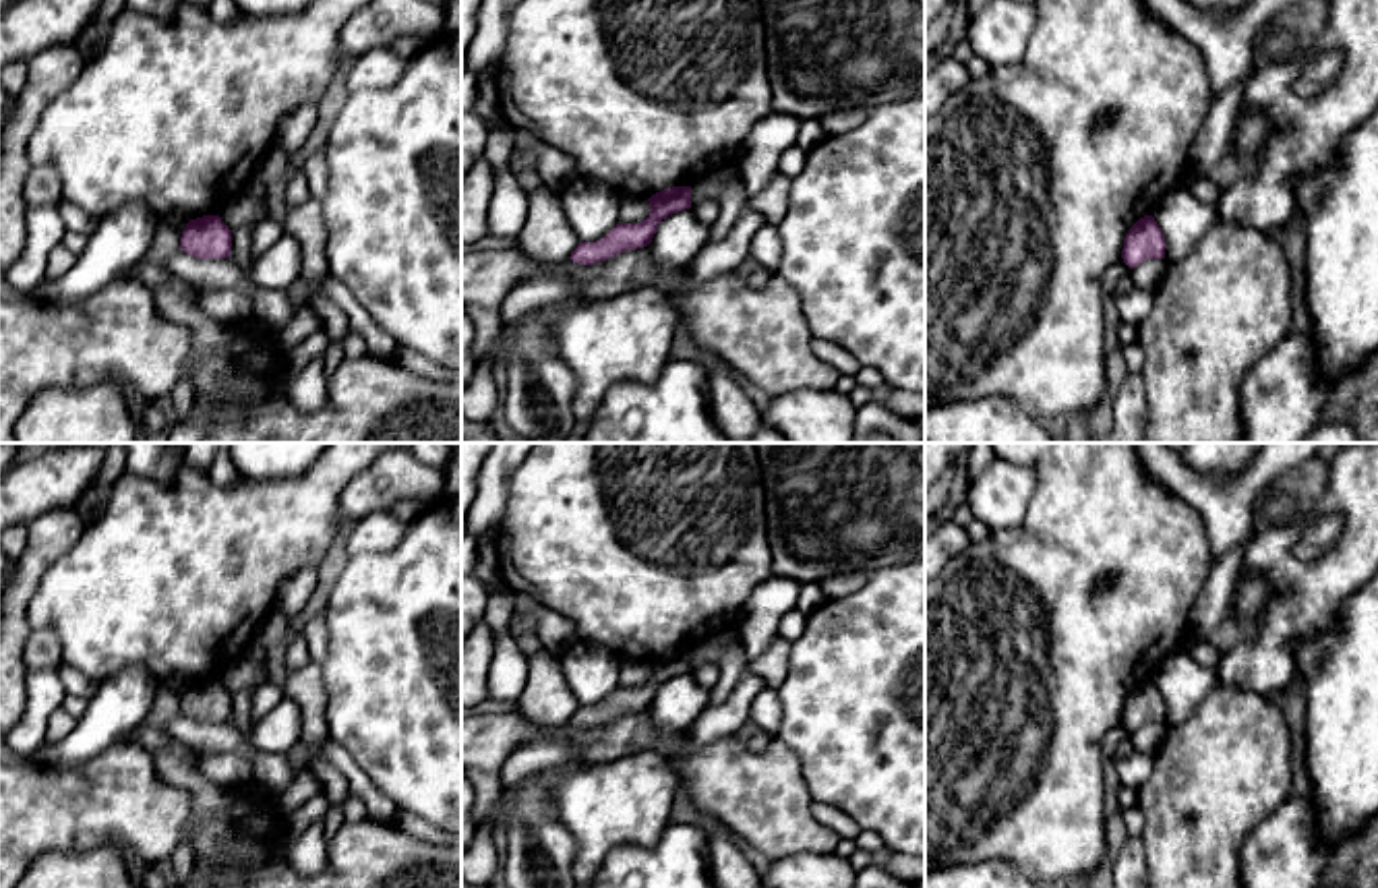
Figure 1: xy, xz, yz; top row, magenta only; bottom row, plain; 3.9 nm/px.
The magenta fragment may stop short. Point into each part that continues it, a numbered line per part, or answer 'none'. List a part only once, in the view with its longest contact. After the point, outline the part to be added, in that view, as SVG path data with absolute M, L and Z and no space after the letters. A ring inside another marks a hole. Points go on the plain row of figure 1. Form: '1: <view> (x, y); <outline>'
none

